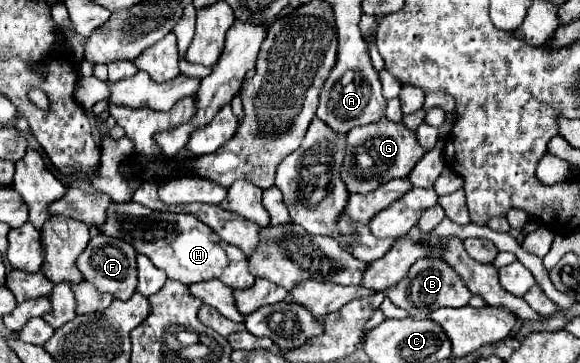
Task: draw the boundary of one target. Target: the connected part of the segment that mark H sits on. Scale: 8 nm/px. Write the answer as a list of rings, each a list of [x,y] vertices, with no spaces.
[[[133,201],[111,203],[107,207],[105,221],[101,225],[95,225],[95,229],[107,237],[121,237],[131,247],[135,247],[137,253],[149,257],[157,269],[167,273],[169,279],[181,281],[185,285],[215,277],[231,289],[247,289],[255,281],[255,277],[247,269],[247,255],[239,247],[223,241],[195,215],[171,211],[161,213]]]

